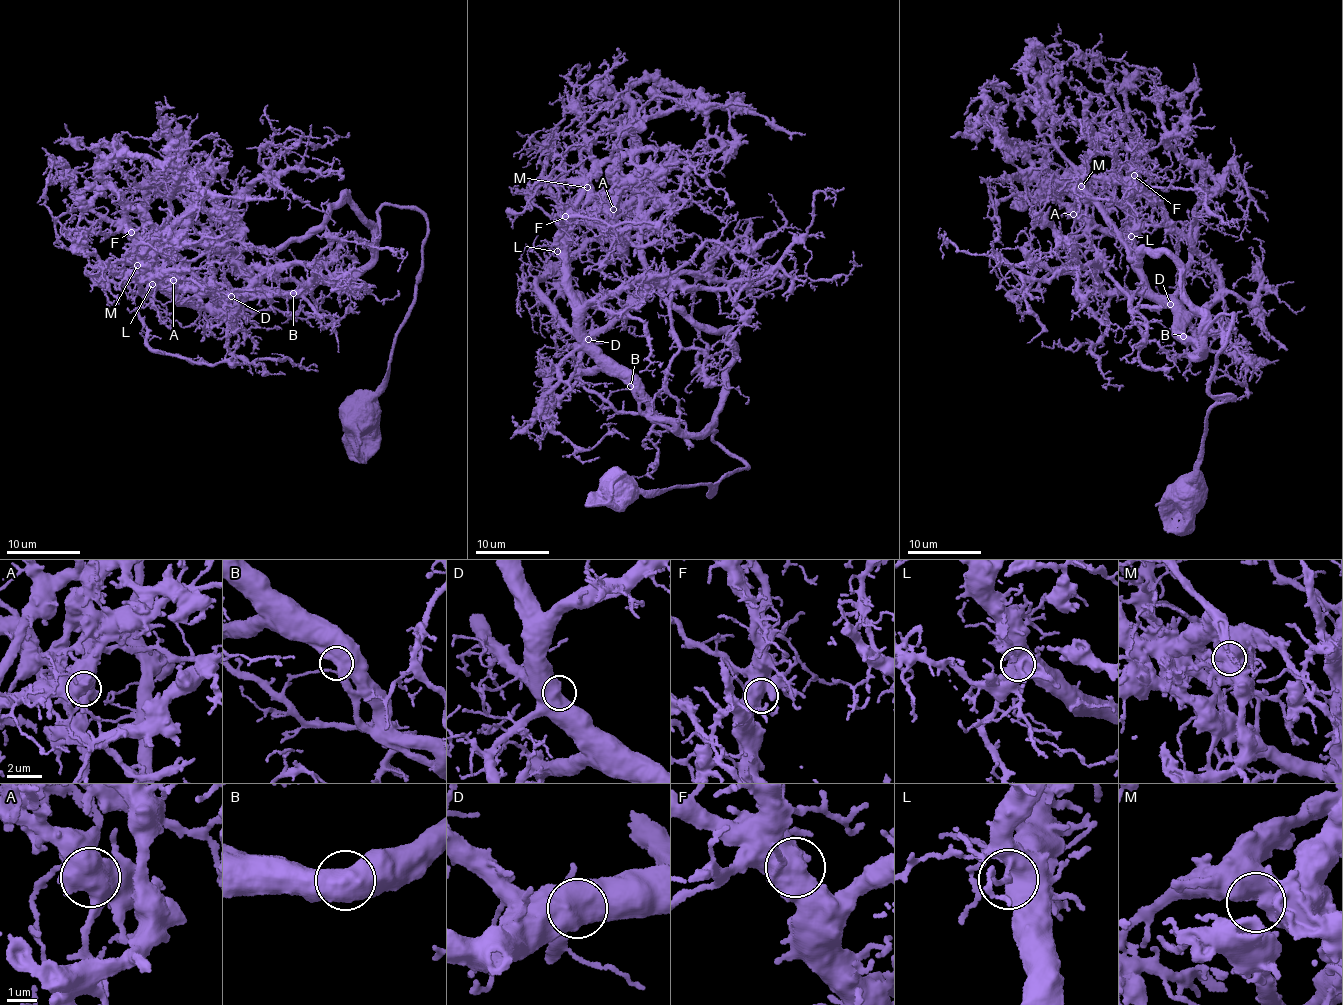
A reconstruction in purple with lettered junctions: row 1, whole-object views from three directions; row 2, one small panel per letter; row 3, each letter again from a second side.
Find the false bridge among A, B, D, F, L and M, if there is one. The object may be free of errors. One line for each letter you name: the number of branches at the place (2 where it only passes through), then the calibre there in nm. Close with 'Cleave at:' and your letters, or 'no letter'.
Cleave at: no letter

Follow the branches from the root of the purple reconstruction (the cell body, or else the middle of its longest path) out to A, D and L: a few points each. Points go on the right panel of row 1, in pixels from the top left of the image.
A: (1190, 488), (1215, 356), (1235, 319), (1207, 325), (1199, 351), (1170, 305), (1145, 294), (1125, 239), (1073, 214)
D: (1190, 488), (1216, 401), (1215, 356), (1235, 319), (1221, 314), (1207, 325), (1202, 353), (1170, 304)
L: (1190, 488), (1215, 356), (1235, 319), (1207, 325), (1199, 351), (1148, 292), (1131, 236)

